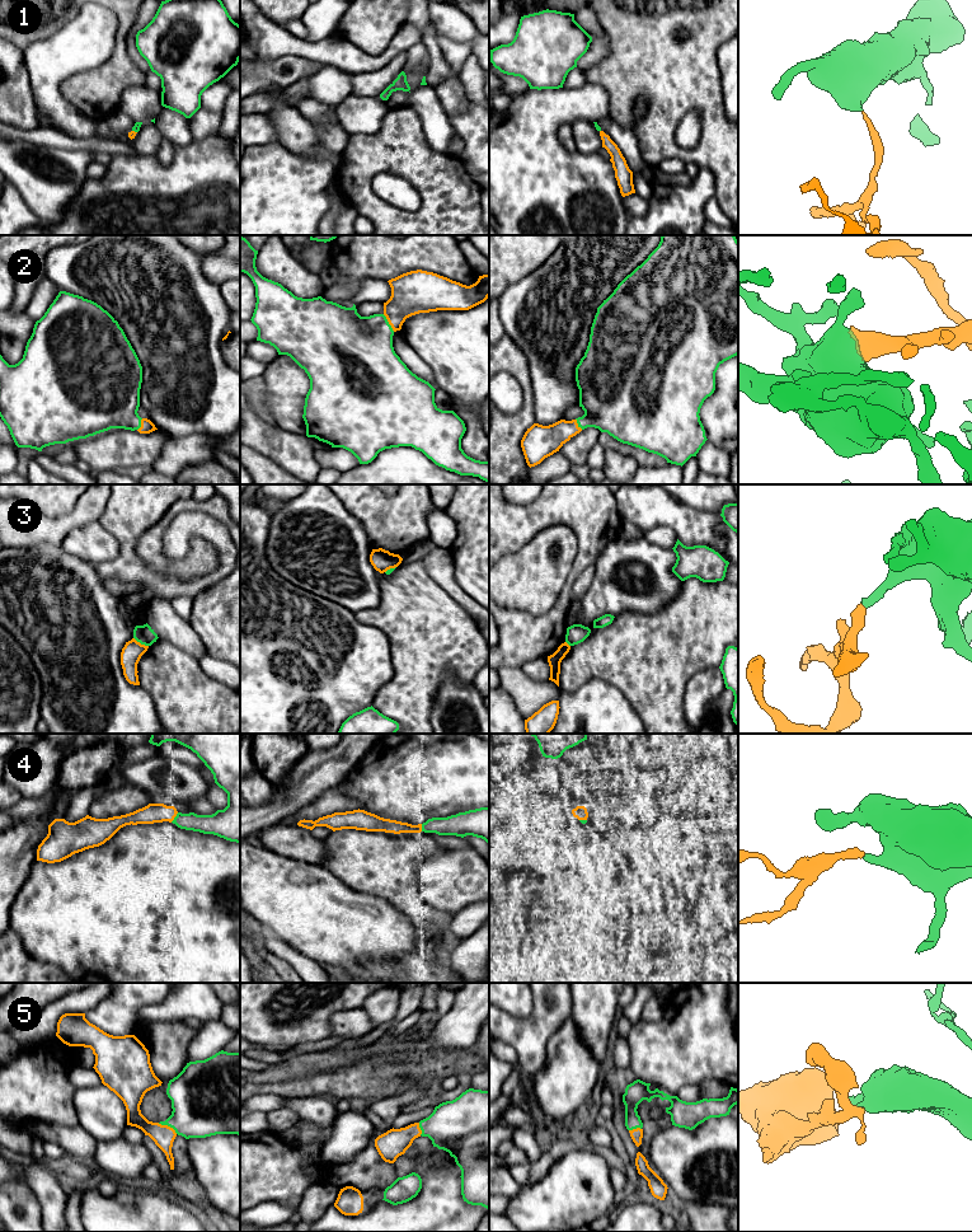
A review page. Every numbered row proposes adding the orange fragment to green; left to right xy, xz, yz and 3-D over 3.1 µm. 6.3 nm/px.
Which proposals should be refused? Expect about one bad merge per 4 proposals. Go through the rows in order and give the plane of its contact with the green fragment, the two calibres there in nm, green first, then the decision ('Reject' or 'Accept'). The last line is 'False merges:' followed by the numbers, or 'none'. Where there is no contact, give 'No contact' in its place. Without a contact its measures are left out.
1: Touches green in xy. Thickness 50 nm (green) against 50 nm. Accept
2: Touches green in xz. Thickness 440 nm (green) against 260 nm. Accept
3: Touches green in xy. Thickness 120 nm (green) against 130 nm. Reject
4: Touches green in xy. Thickness 130 nm (green) against 130 nm. Accept
5: Touches green in xy. Thickness 380 nm (green) against 140 nm. Accept
False merges: 3

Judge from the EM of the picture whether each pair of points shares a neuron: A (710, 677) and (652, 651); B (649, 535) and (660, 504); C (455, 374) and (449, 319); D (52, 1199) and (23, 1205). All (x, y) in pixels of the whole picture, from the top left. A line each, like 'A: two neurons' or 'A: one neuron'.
A: two neurons
B: two neurons
C: one neuron
D: two neurons

